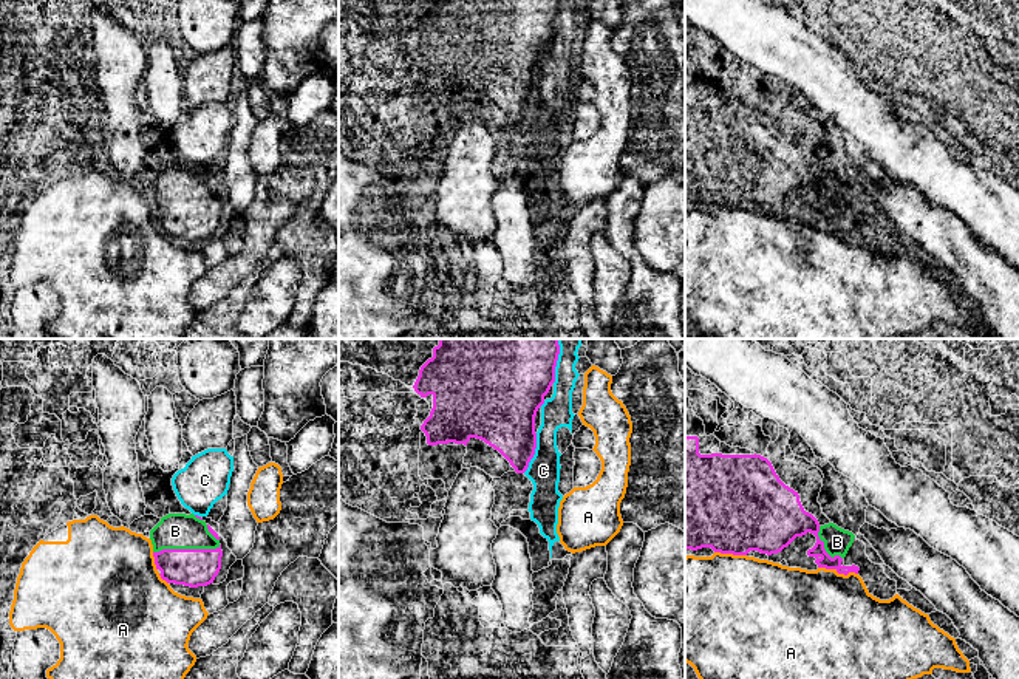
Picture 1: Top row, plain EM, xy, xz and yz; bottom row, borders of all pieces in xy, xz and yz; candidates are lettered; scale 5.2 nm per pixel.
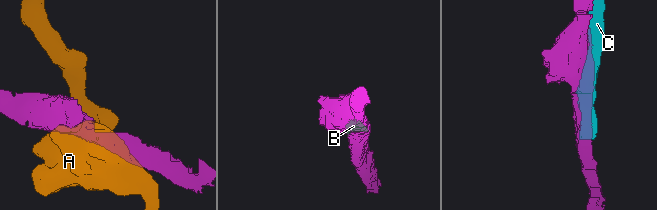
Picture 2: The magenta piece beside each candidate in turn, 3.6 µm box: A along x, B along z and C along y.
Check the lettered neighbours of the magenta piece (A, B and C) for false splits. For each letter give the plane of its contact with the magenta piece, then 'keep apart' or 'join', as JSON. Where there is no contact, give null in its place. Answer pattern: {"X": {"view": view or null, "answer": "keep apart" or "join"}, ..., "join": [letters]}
{"A": {"view": "yz", "answer": "keep apart"}, "B": {"view": "xy", "answer": "join"}, "C": {"view": "xz", "answer": "keep apart"}, "join": ["B"]}

